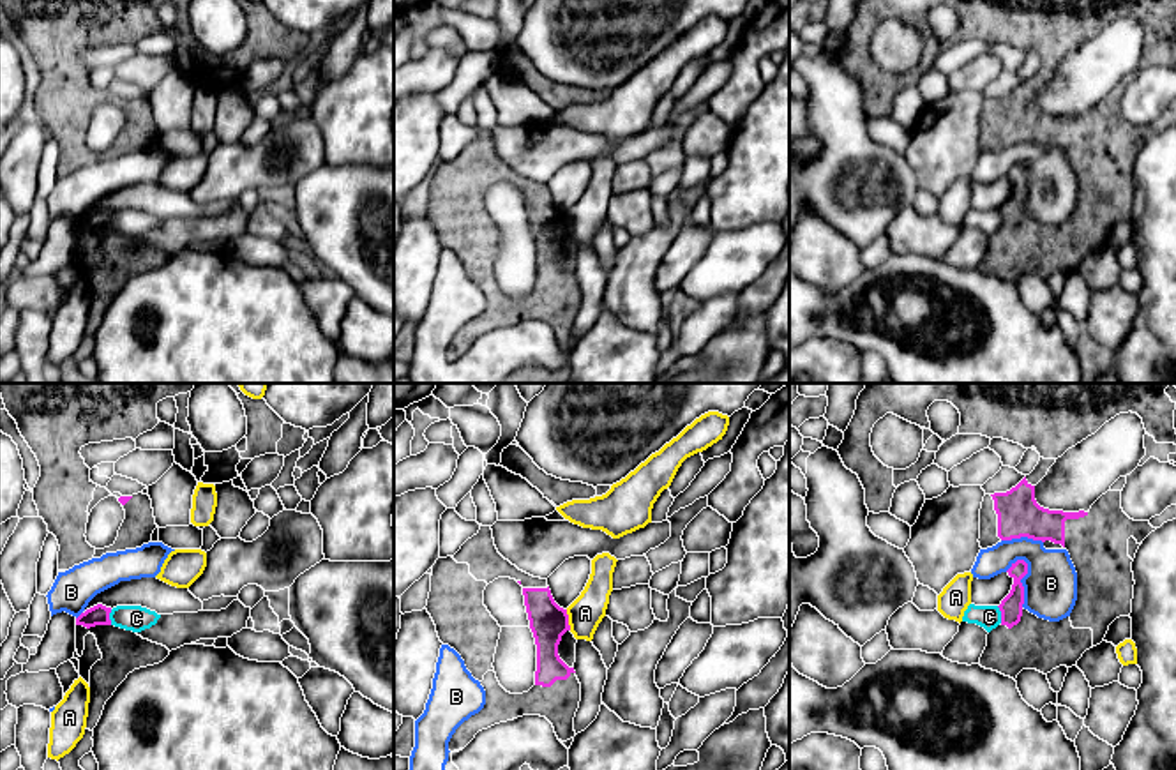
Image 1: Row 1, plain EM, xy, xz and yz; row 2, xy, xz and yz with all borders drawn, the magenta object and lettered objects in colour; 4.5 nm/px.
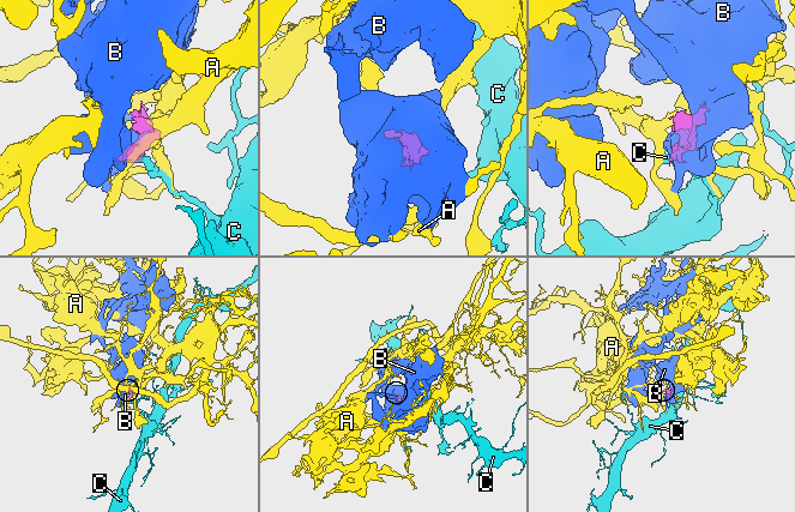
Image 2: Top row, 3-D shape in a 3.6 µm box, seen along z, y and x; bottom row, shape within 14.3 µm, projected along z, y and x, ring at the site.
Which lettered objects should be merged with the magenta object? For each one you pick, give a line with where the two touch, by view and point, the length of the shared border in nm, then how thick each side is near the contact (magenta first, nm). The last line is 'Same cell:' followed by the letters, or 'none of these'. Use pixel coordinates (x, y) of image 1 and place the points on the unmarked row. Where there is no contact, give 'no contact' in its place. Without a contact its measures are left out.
Same cell: none of these

